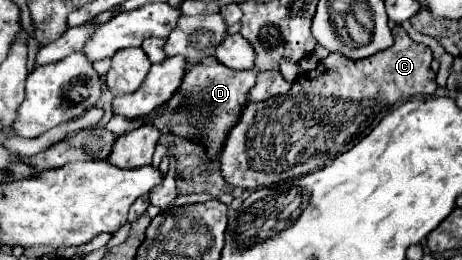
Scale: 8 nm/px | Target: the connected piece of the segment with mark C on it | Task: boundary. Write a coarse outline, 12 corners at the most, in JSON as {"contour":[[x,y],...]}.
{"contour":[[430,47],[330,53],[242,109],[220,155],[234,187],[328,165],[384,107],[432,95]]}

